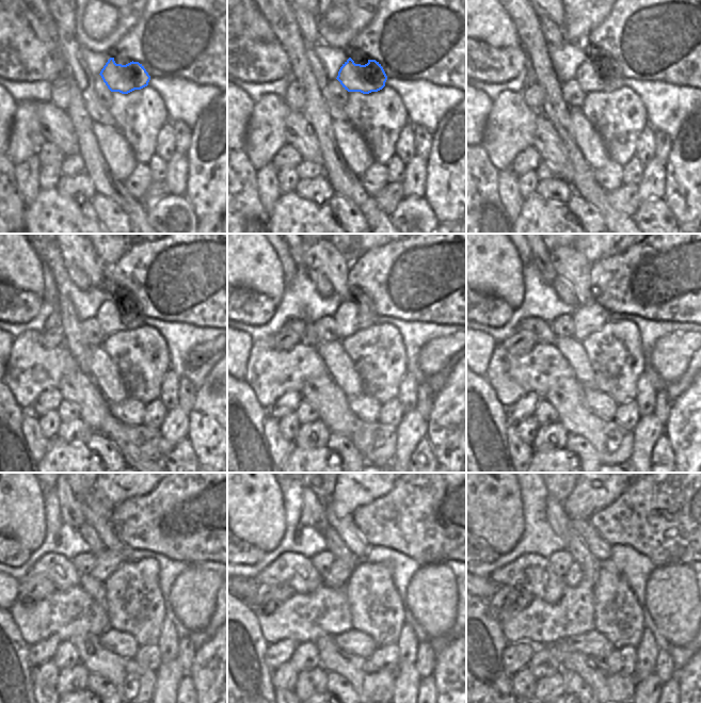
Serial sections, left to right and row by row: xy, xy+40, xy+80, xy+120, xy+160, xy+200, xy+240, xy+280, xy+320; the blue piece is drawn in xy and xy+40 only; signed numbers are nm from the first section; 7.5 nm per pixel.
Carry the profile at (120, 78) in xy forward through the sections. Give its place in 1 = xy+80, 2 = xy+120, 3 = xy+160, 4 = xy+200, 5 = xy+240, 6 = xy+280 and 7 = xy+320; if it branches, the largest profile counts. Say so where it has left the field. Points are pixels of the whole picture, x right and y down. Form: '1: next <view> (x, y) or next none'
1: next xy+80 (591, 77)
2: next xy+120 (112, 316)
3: next xy+160 (351, 317)
4: next xy+200 (588, 318)
5: next xy+240 (107, 561)
6: next xy+280 (339, 572)
7: next xy+320 (572, 577)

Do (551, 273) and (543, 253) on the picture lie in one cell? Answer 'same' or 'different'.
same

